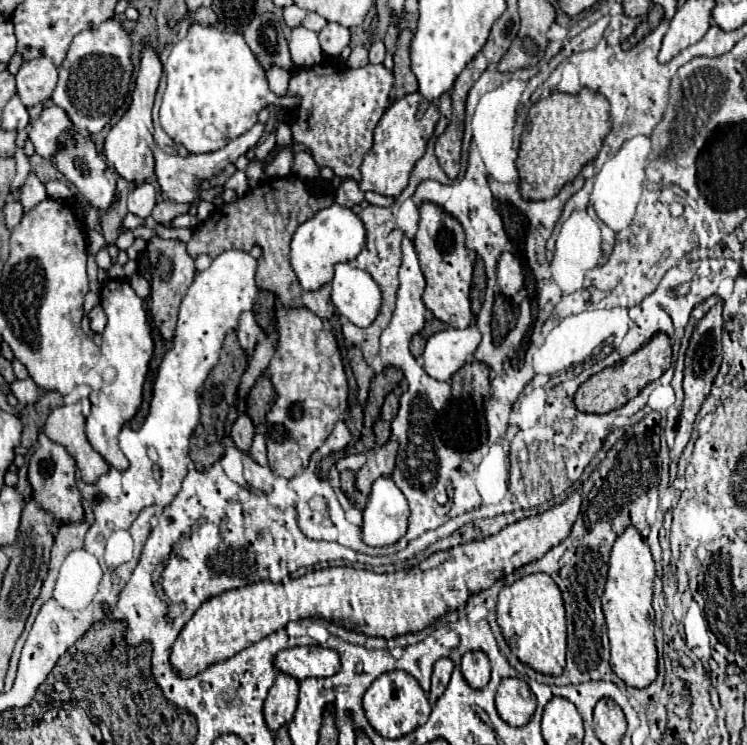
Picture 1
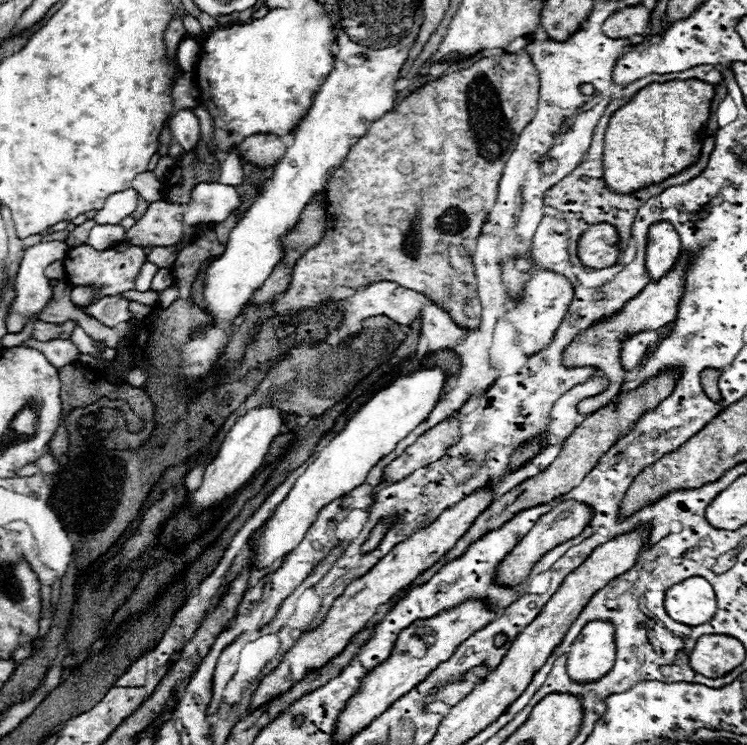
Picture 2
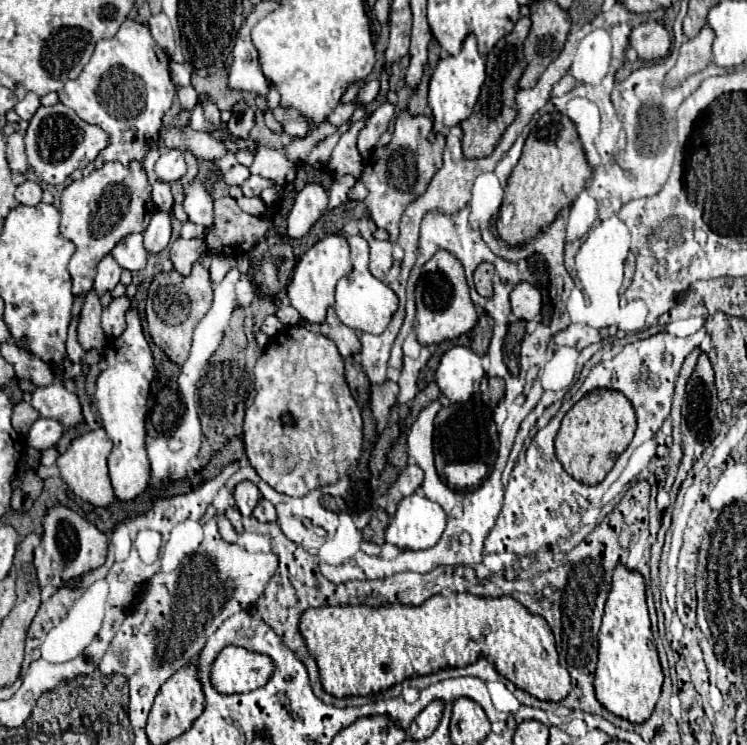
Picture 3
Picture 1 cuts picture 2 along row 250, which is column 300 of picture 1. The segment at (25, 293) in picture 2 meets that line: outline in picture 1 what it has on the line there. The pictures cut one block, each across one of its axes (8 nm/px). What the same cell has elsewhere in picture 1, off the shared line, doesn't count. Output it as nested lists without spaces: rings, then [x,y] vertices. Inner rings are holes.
[[[304,26],[292,28],[292,36],[288,40],[290,54],[294,60],[304,60],[304,66],[314,66],[322,62],[322,50],[318,44],[318,36]]]

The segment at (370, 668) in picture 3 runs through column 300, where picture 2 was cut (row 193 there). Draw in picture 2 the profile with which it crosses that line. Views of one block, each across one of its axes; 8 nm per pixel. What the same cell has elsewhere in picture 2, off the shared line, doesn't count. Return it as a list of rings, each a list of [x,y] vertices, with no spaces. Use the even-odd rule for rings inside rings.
[[[702,80],[648,84],[610,118],[604,136],[604,182],[616,194],[634,194],[658,184],[688,166],[702,152],[700,134],[708,124],[714,86]]]

